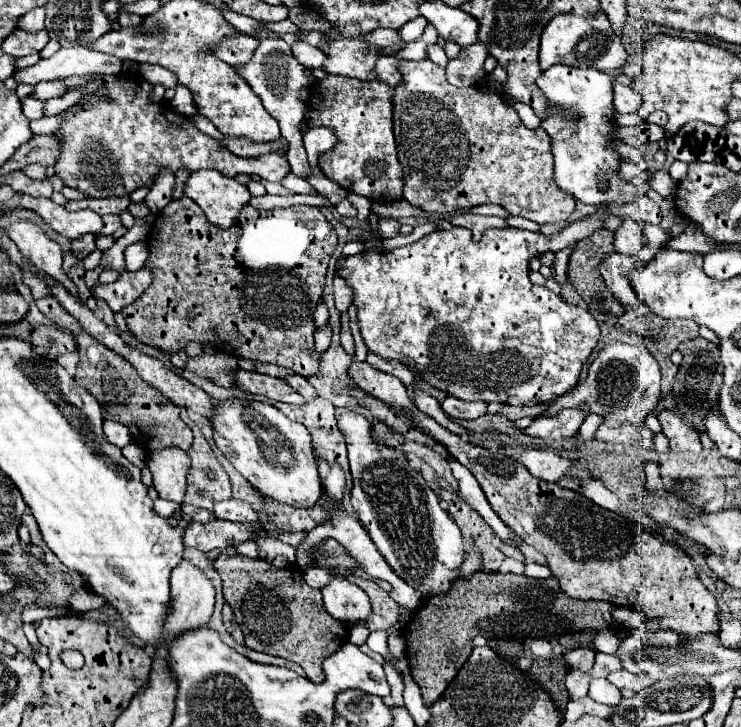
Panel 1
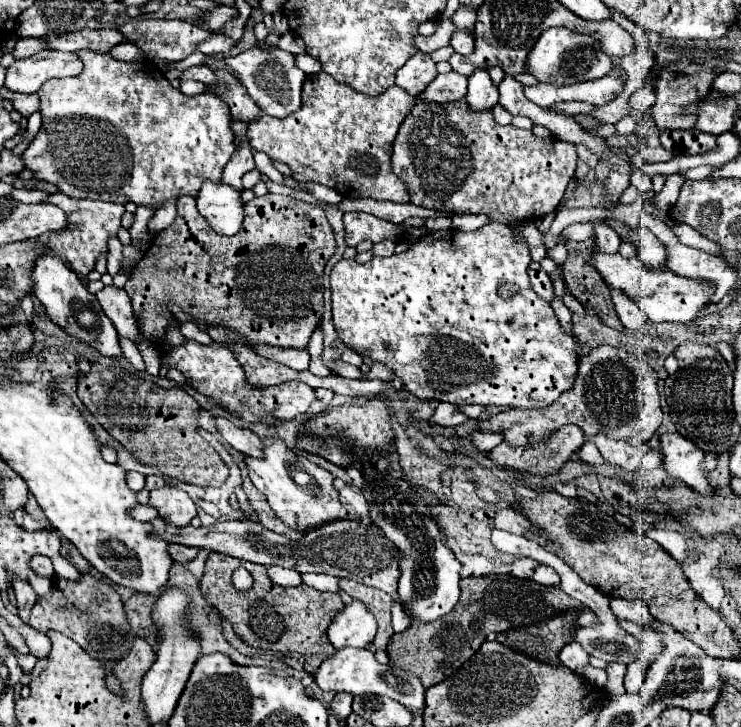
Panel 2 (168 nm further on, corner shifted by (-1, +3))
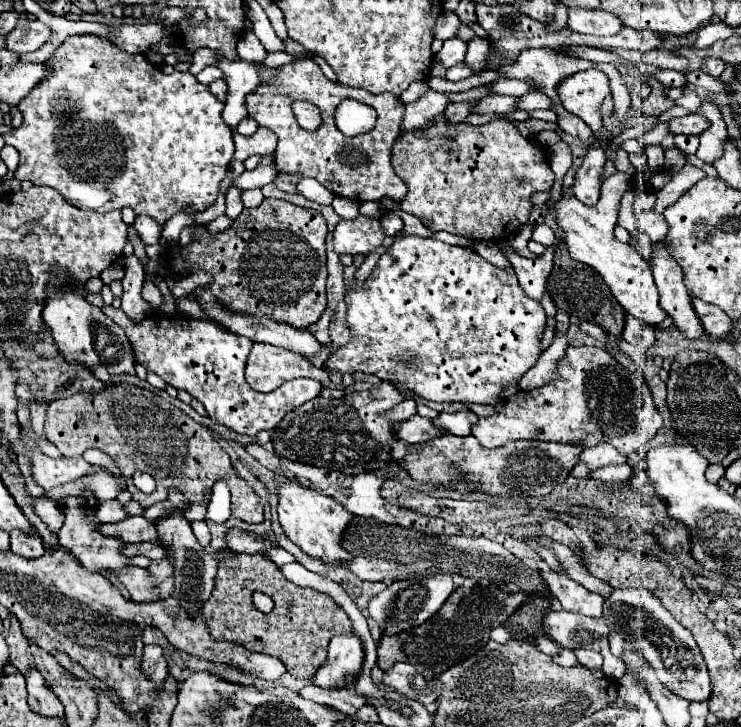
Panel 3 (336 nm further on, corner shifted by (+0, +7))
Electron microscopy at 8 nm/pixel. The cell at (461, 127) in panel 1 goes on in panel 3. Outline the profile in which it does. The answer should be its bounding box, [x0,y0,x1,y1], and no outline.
[391,113,555,239]

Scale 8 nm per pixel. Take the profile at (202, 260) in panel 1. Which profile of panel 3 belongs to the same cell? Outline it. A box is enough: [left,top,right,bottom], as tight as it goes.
[163,199,327,329]

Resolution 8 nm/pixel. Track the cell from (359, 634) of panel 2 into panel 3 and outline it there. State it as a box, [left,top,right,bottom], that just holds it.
[315,635,363,687]

